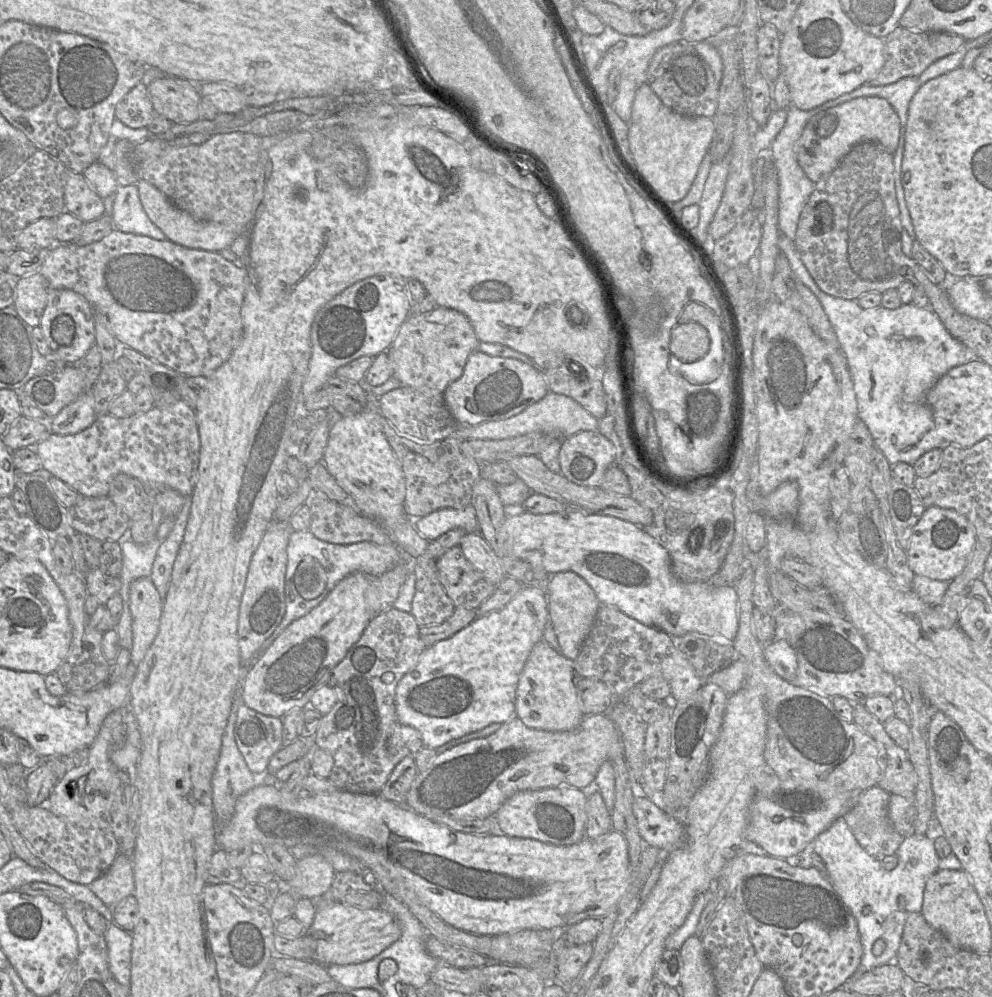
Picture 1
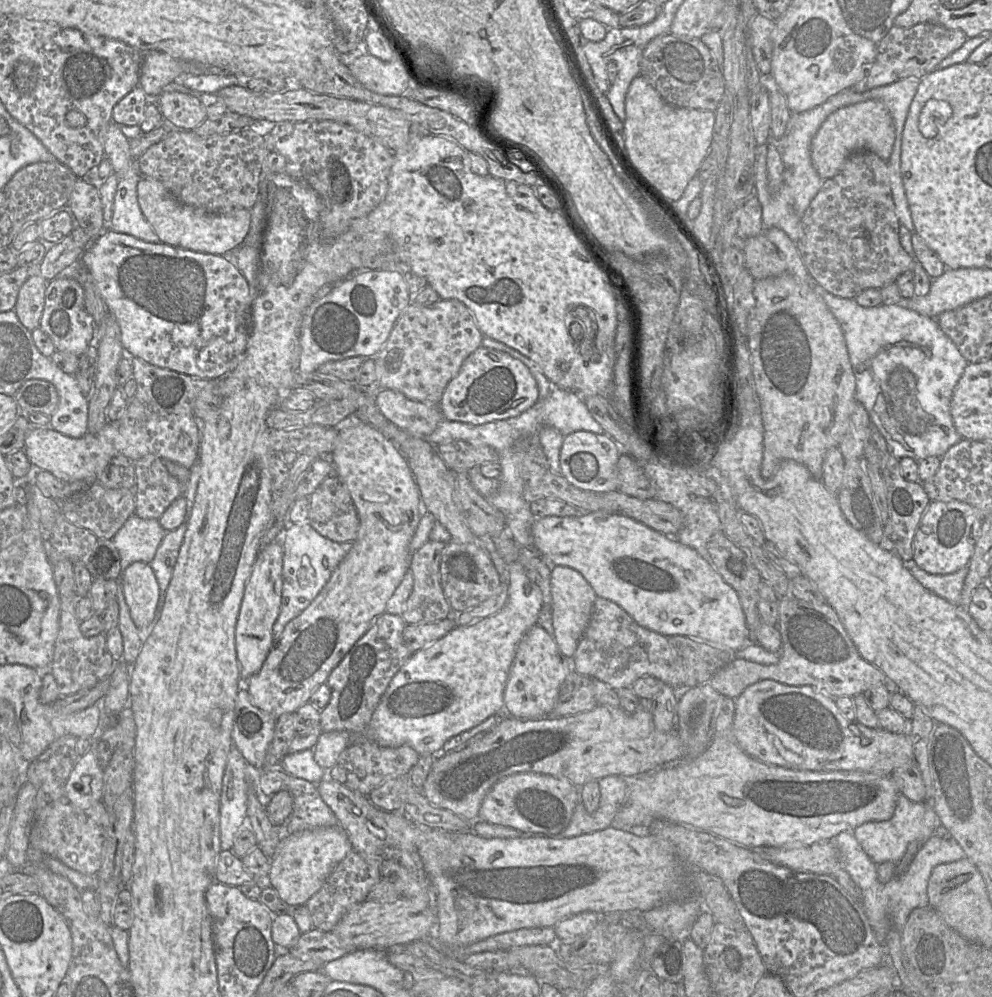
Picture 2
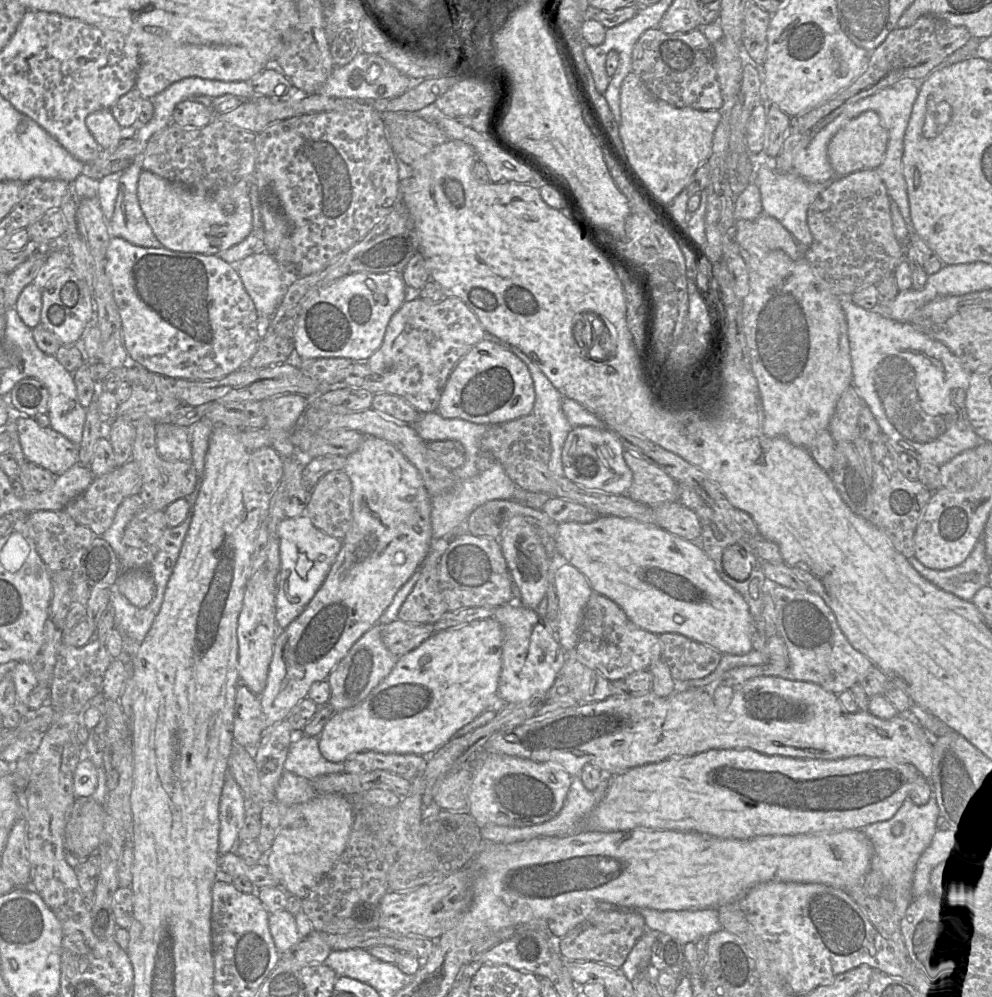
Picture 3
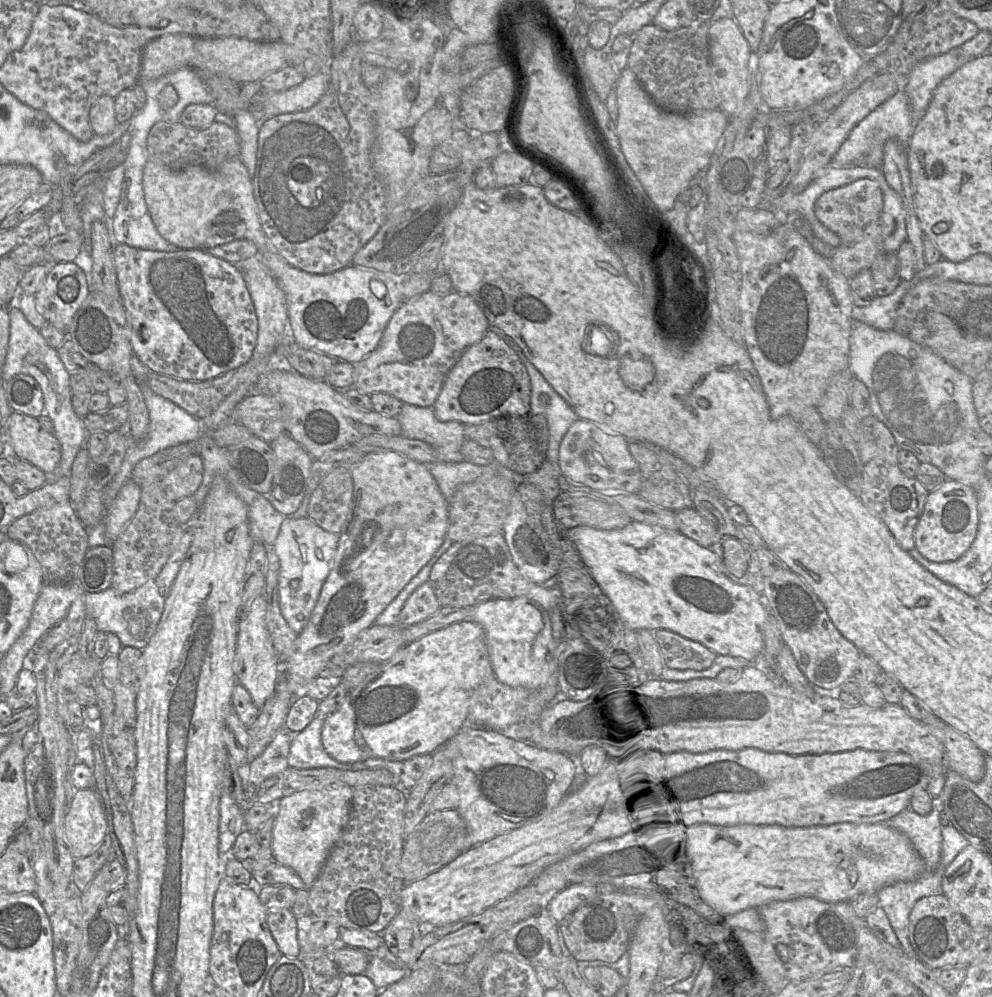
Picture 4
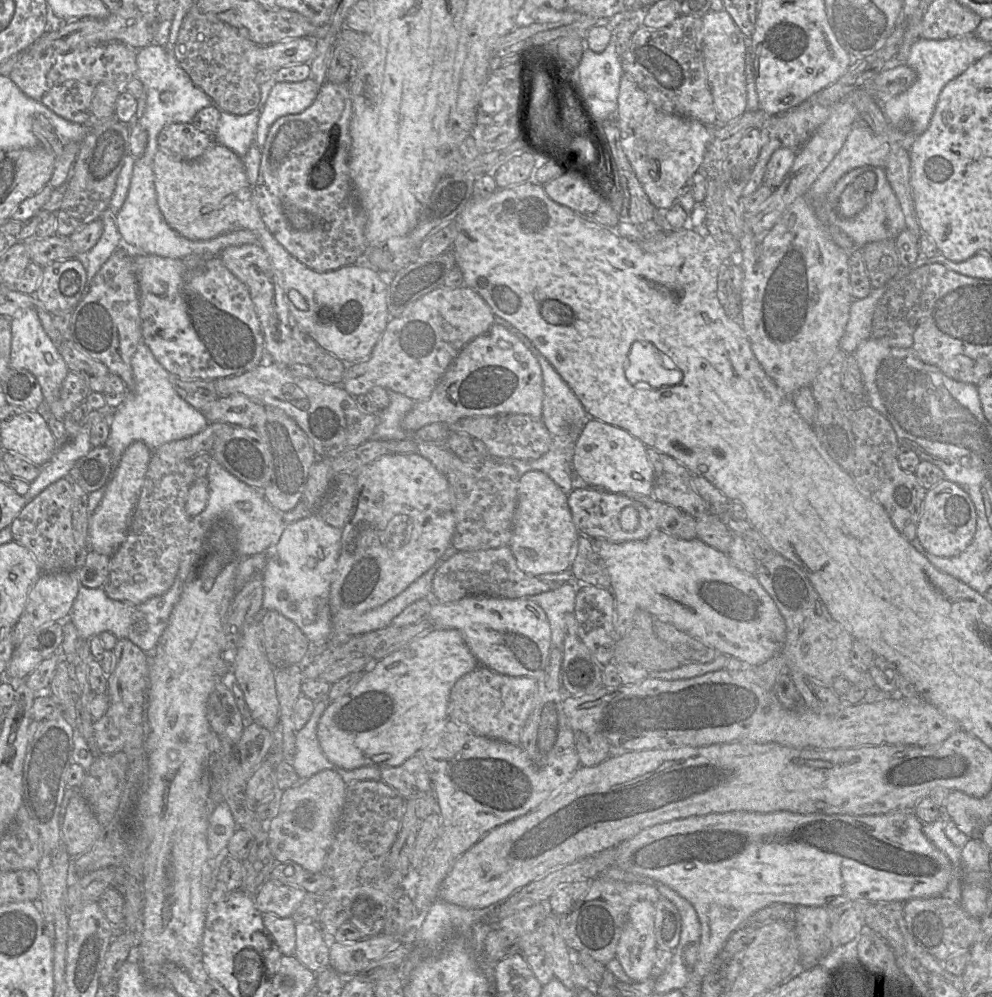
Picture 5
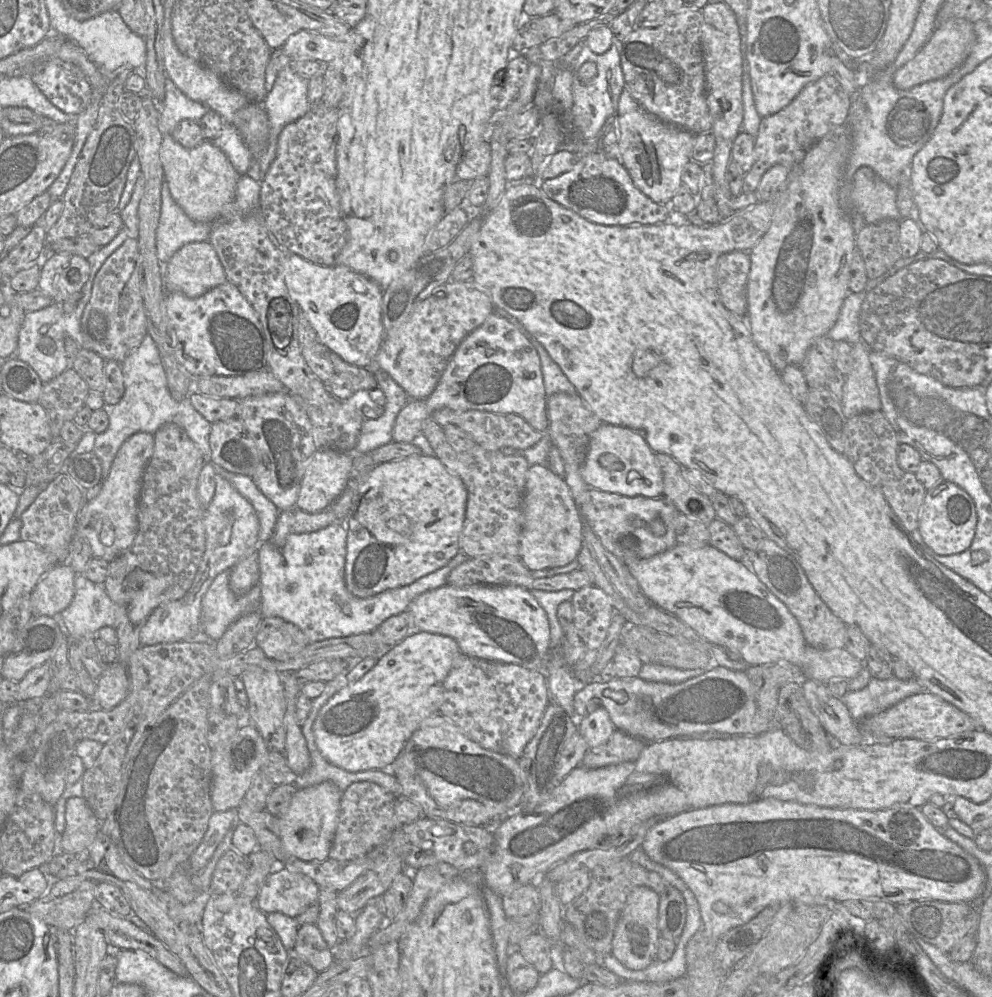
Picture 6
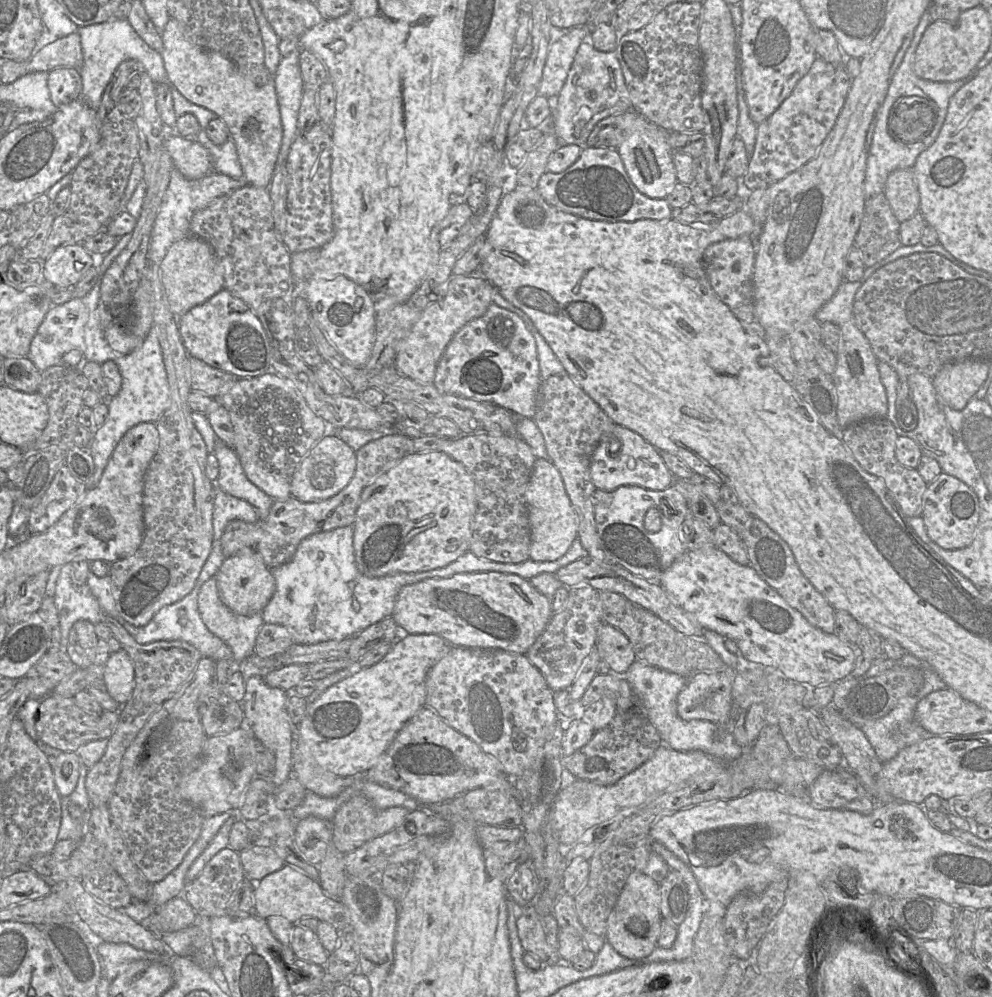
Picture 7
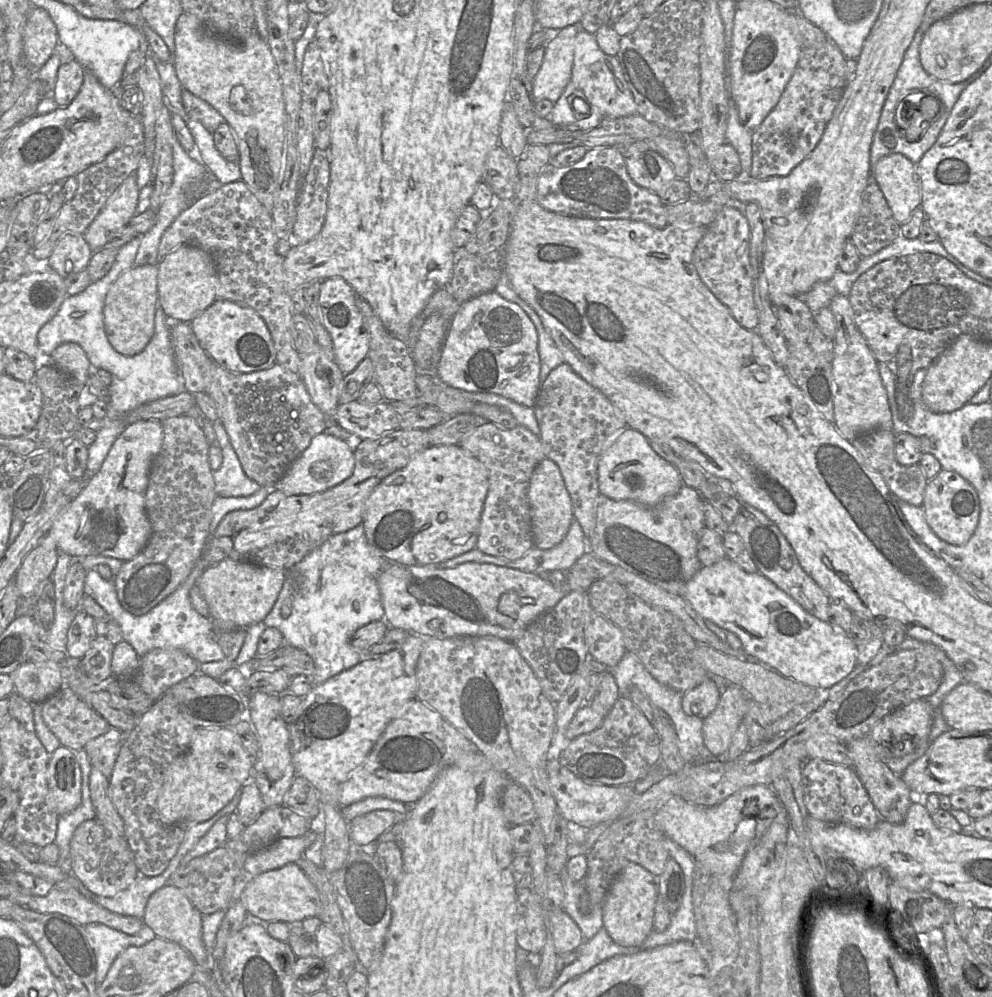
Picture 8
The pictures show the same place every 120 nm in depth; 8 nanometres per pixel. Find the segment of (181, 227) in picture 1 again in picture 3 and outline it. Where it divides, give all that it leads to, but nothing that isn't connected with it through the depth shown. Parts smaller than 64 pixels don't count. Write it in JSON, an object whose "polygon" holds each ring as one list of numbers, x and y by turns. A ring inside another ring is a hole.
{"polygon":[[143,170,138,180,137,195,140,207,154,235,163,247,170,250,217,255,240,243,252,229,252,209,247,180,221,187,207,196,198,196,181,184,170,182,148,170]]}

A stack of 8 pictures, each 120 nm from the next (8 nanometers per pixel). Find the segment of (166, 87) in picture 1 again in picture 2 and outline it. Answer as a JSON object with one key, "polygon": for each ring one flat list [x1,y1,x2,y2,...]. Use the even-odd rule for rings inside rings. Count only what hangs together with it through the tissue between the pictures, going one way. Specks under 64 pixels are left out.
{"polygon":[[163,90,157,97,157,106,164,121,182,130,193,130,207,118,200,100,187,93]]}

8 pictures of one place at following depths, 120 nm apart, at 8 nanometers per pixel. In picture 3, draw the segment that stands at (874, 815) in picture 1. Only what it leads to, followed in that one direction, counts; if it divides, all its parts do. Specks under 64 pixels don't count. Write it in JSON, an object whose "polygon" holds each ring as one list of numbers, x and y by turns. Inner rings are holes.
{"polygon":[[934,786,926,805,917,806,907,798,895,816,887,821,870,824,863,829,863,833,873,845,874,855,871,861,871,870,880,872,883,878,883,887,893,892,894,911,899,920,905,917,906,911,914,900,912,885,916,864,923,852,930,846,937,832,937,820,940,812,935,799],[904,823,904,830,900,836,895,836,893,827]]}

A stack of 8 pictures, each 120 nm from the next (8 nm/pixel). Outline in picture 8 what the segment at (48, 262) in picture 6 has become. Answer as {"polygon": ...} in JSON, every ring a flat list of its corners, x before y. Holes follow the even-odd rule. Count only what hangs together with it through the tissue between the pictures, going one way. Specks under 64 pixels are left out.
{"polygon":[[68,233,60,238,48,258,51,270,67,278,87,268,94,251,84,238,84,234]]}

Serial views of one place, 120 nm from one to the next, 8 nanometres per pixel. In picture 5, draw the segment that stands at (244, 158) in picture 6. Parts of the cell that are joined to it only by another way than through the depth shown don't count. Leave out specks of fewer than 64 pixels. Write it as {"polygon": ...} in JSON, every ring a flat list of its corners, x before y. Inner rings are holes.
{"polygon":[[255,109,244,115,234,115,221,111,214,141,230,148,240,158,243,158,253,143,256,143,256,133,260,109]]}

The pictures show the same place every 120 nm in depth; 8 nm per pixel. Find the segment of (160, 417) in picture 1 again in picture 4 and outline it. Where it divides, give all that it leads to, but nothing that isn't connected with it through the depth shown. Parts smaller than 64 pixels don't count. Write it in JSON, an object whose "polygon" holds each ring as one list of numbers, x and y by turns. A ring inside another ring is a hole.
{"polygon":[[13,411,7,421,7,449,12,457,25,460,40,468,44,473,53,473,61,460,61,445,54,434,46,431,38,419]]}

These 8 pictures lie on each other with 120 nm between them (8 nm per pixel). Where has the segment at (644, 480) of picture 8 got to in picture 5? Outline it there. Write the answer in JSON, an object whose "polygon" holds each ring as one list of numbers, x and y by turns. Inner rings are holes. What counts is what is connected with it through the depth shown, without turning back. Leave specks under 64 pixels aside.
{"polygon":[[589,417,574,448,573,471,592,488,611,493,652,495,654,471,647,447,626,430]]}

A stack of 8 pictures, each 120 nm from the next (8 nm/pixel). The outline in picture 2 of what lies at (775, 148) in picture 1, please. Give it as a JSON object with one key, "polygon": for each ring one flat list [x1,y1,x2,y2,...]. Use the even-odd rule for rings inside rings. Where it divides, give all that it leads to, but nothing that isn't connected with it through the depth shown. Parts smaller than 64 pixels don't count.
{"polygon":[[842,92,832,96,823,104,801,113,791,113,784,136,778,141,779,153,784,165,783,180,791,191,793,207,800,217,814,199,823,185,823,179,819,176,811,160,811,142,821,124,836,110,848,105,847,96]]}

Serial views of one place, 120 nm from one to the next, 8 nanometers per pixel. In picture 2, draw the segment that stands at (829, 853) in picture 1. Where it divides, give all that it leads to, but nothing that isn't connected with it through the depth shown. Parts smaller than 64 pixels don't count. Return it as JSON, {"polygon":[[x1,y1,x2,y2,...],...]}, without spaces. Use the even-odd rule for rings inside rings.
{"polygon":[[844,831,829,841,839,853,841,866,860,888,861,904,869,924,877,941,885,949,886,937,891,927,902,930,913,909,928,906,927,886,932,870,939,864,956,862,966,857,955,839,944,840,934,834,922,844,903,874,894,875,887,883,881,883,877,876,877,864,864,852,853,833]]}

